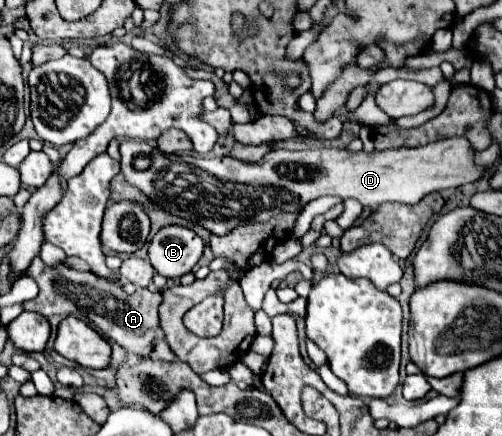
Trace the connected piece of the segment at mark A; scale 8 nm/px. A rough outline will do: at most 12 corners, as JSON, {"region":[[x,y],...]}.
{"region":[[39,257],[25,311],[77,315],[127,353],[151,357],[161,293]]}

